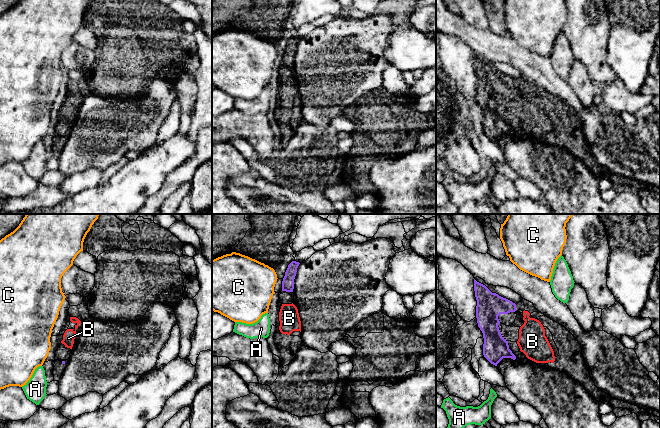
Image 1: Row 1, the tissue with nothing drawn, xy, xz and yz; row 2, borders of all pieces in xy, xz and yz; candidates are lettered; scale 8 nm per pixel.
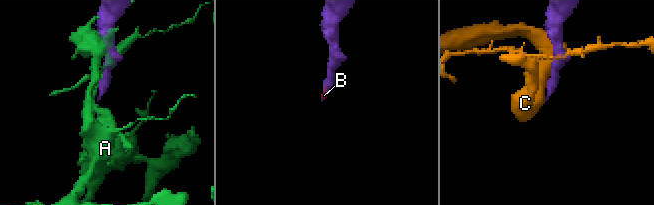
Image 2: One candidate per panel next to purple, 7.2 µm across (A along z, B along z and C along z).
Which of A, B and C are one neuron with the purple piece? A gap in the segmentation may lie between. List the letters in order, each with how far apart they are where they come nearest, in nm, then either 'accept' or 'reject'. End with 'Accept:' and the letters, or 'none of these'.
A: 190 nm apart; reject
B: 60 nm apart; accept
C: 50 nm apart; reject
Accept: B

